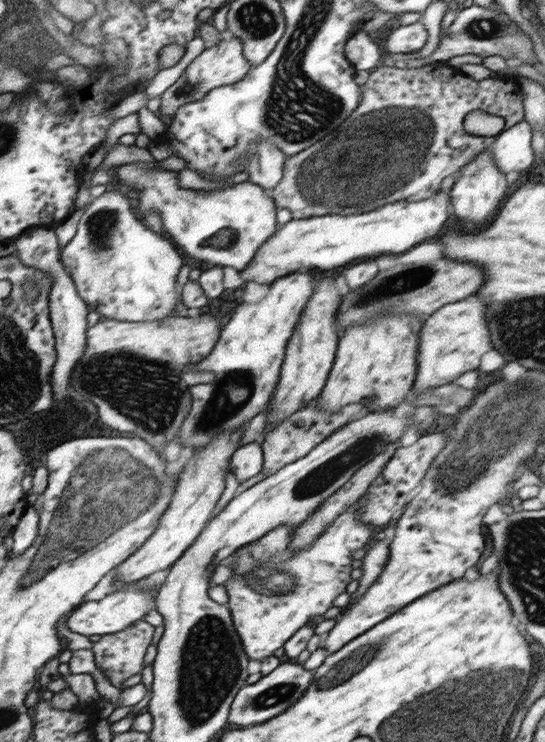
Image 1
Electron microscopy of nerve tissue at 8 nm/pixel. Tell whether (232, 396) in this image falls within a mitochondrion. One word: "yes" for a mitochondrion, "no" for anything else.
yes

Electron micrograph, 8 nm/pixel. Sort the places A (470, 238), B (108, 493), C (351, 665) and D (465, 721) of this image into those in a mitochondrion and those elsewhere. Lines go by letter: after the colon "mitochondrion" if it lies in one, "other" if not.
A: other
B: mitochondrion
C: mitochondrion
D: mitochondrion

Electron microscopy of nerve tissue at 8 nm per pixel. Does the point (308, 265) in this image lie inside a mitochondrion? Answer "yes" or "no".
no

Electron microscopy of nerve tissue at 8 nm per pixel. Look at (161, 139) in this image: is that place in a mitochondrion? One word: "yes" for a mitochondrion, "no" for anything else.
no

